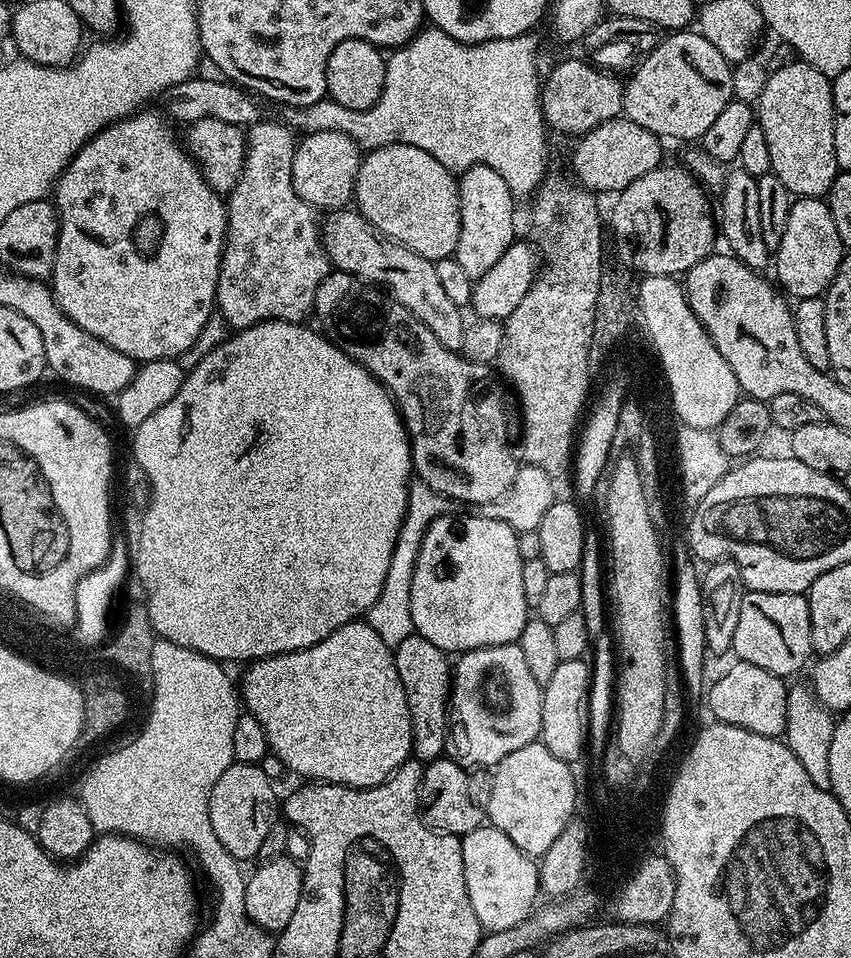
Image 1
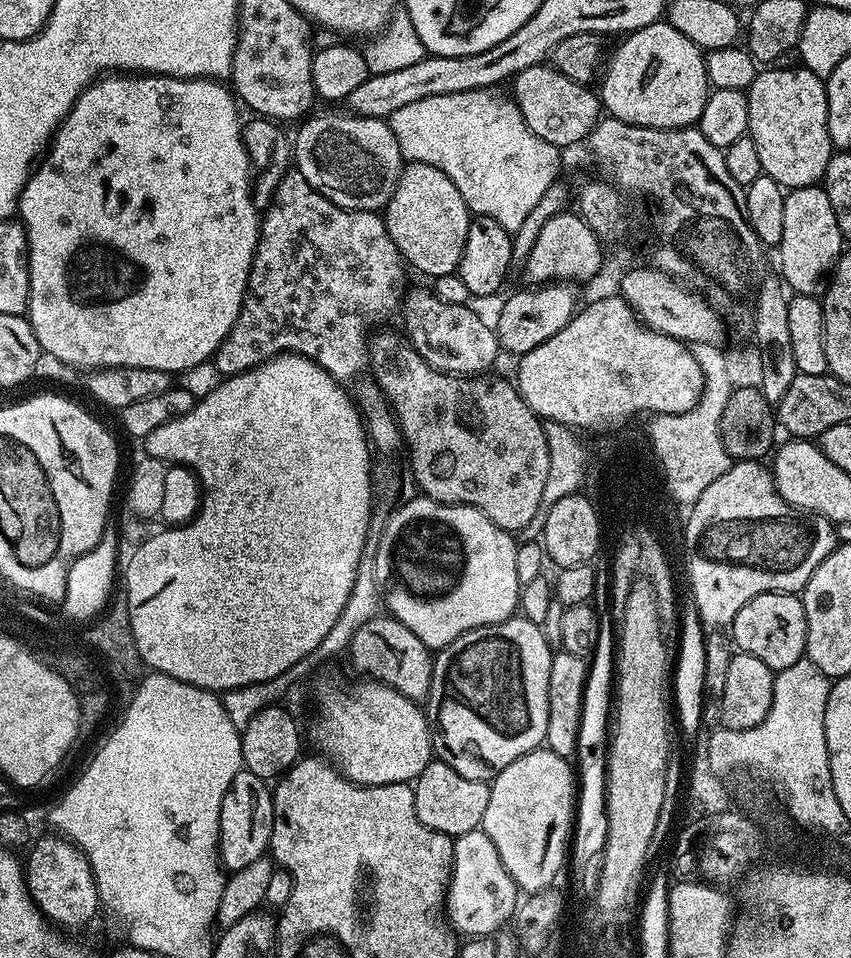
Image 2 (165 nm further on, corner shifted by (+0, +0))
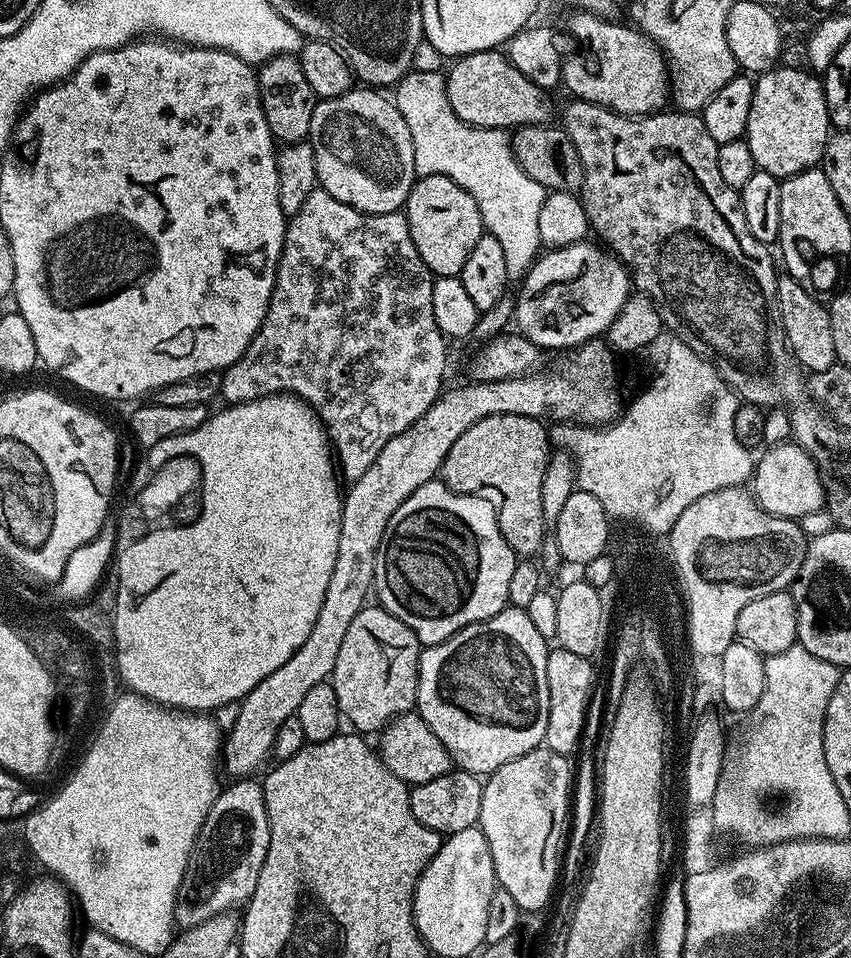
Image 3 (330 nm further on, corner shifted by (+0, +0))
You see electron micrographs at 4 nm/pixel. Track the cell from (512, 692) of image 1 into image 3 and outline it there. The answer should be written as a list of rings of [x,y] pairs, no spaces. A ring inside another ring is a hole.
[[[506,606],[498,614],[458,630],[440,644],[427,645],[420,654],[420,677],[415,711],[438,734],[442,746],[463,771],[491,774],[502,765],[544,744],[550,690],[546,686],[549,641],[538,634],[527,611]]]

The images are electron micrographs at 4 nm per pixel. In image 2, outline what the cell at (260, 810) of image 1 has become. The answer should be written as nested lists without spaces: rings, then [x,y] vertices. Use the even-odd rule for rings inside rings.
[[[241,770],[222,798],[220,811],[220,842],[218,859],[229,873],[250,866],[259,856],[269,851],[272,842],[272,794],[269,781]]]

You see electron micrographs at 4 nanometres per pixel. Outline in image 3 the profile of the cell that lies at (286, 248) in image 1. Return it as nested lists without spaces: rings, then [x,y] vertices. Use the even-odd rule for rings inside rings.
[[[317,186],[302,204],[302,210],[294,214],[287,221],[284,230],[284,249],[280,255],[280,265],[276,271],[276,289],[270,298],[268,313],[264,319],[264,325],[254,334],[246,354],[238,358],[228,368],[224,369],[220,377],[220,396],[229,405],[248,404],[252,400],[257,400],[263,396],[279,396],[287,394],[296,396],[300,400],[306,401],[316,412],[316,416],[324,423],[324,430],[328,433],[328,443],[332,445],[335,463],[338,465],[338,472],[345,481],[351,482],[362,478],[366,470],[374,463],[374,458],[386,446],[388,442],[402,430],[406,430],[430,406],[441,396],[445,387],[443,376],[444,367],[448,364],[448,348],[446,337],[438,330],[438,322],[434,322],[434,290],[432,271],[422,262],[418,250],[414,246],[414,238],[410,238],[410,226],[408,217],[403,211],[391,212],[375,216],[354,210],[354,206],[346,206],[338,202],[326,189]]]

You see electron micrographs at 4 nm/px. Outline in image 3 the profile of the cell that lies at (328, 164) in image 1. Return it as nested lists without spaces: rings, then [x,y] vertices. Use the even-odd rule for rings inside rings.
[[[371,86],[353,87],[341,96],[320,100],[310,122],[319,187],[338,198],[338,202],[375,216],[401,211],[418,179],[414,170],[414,142],[406,118],[384,95]]]

